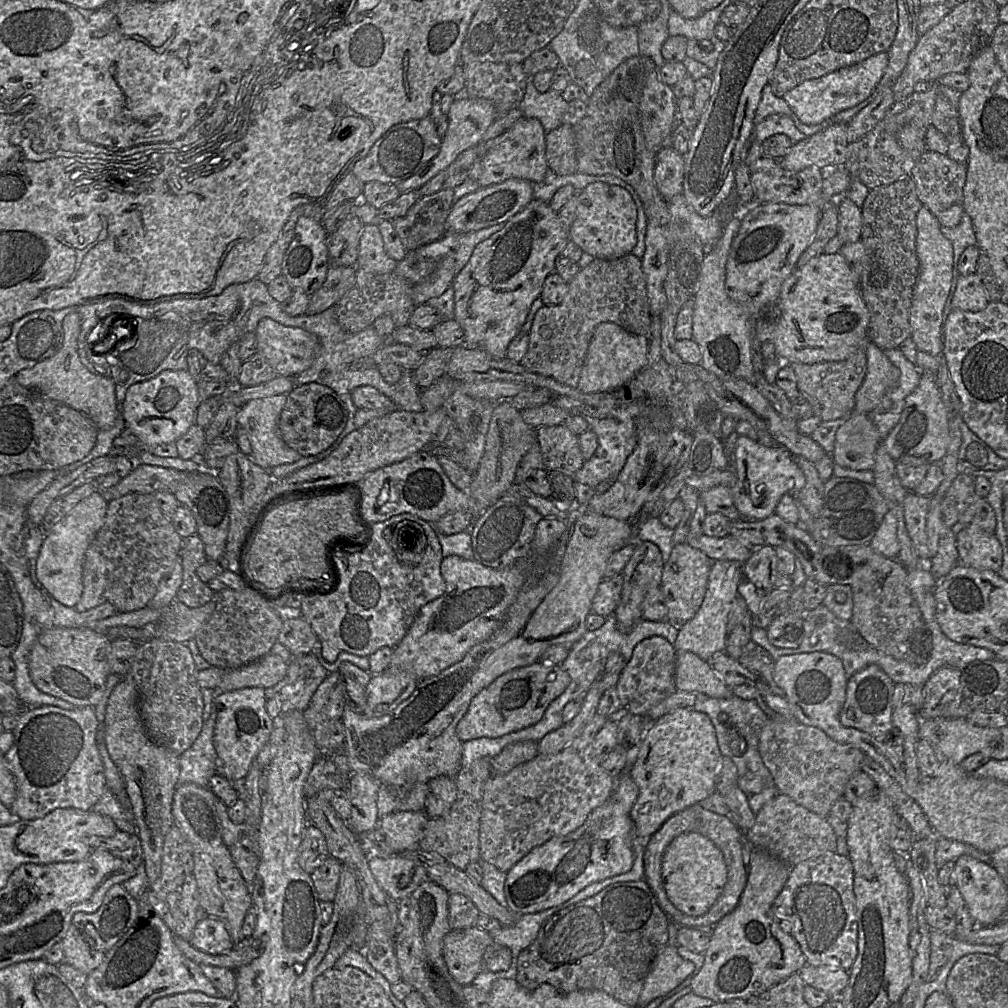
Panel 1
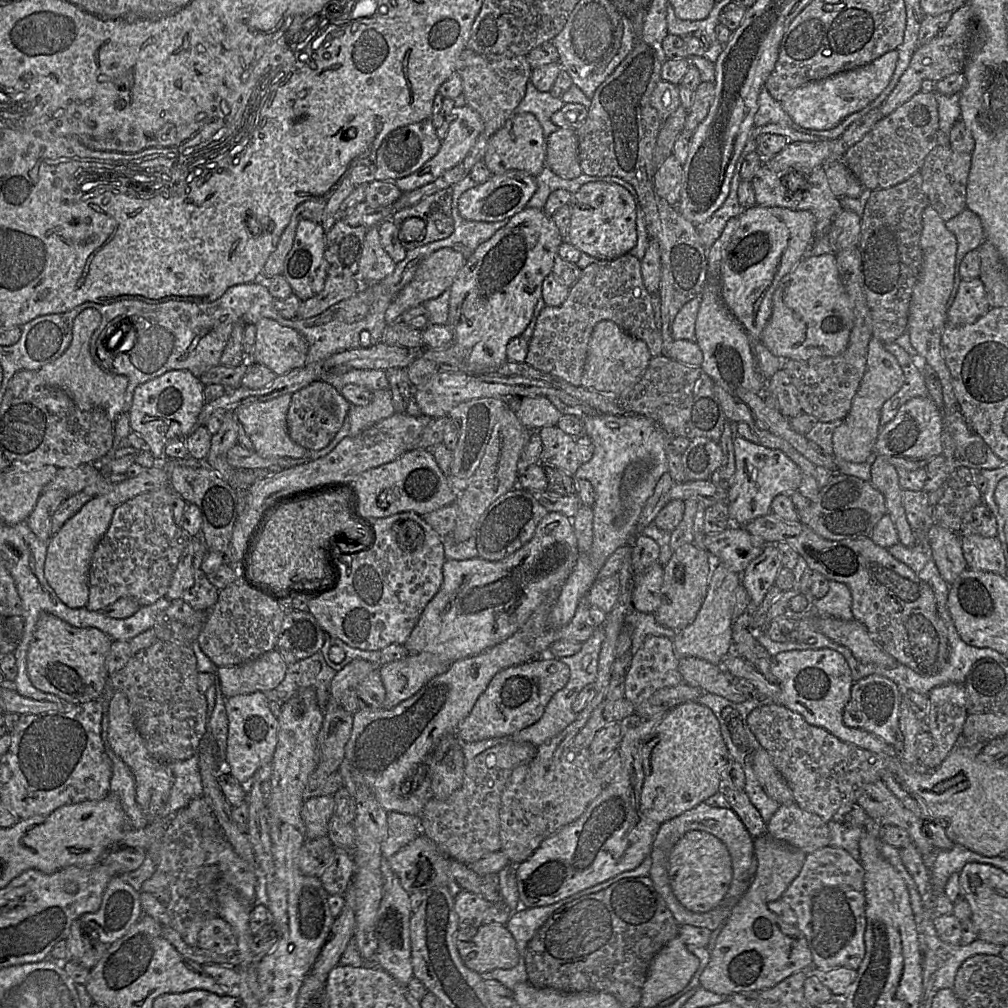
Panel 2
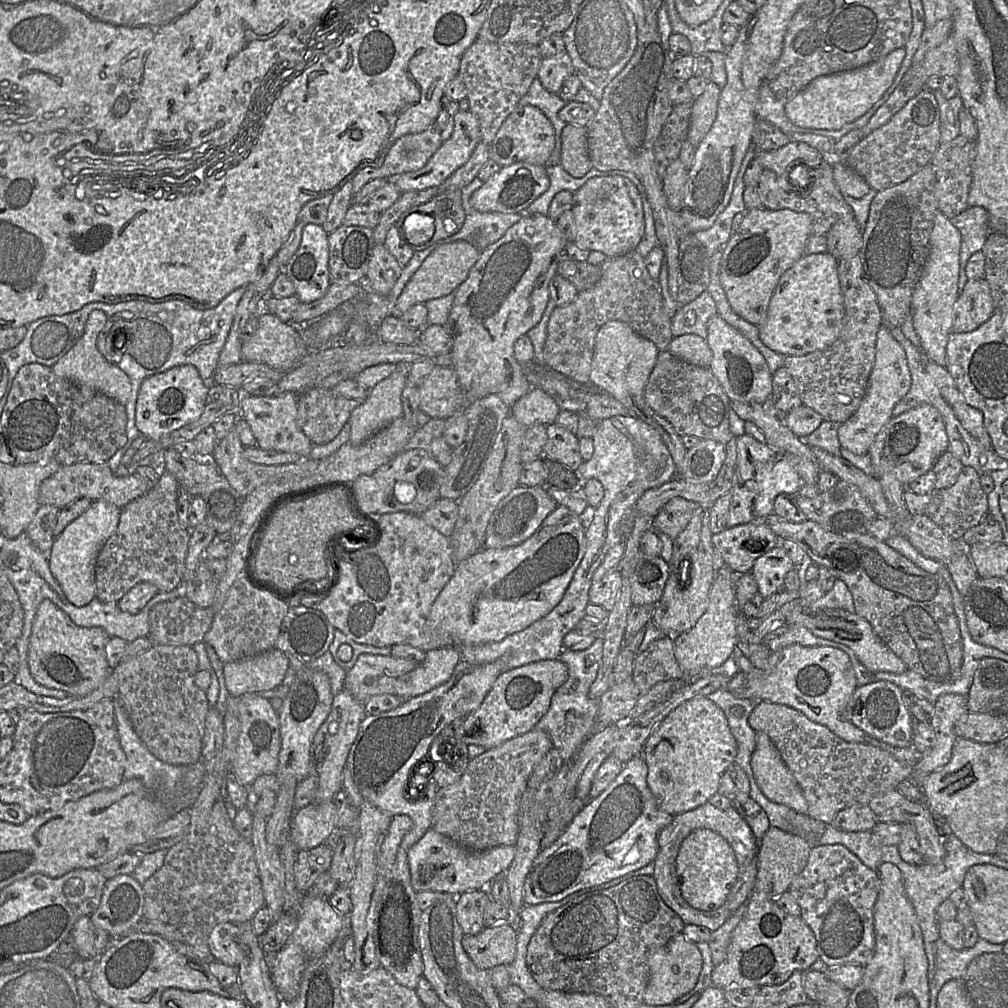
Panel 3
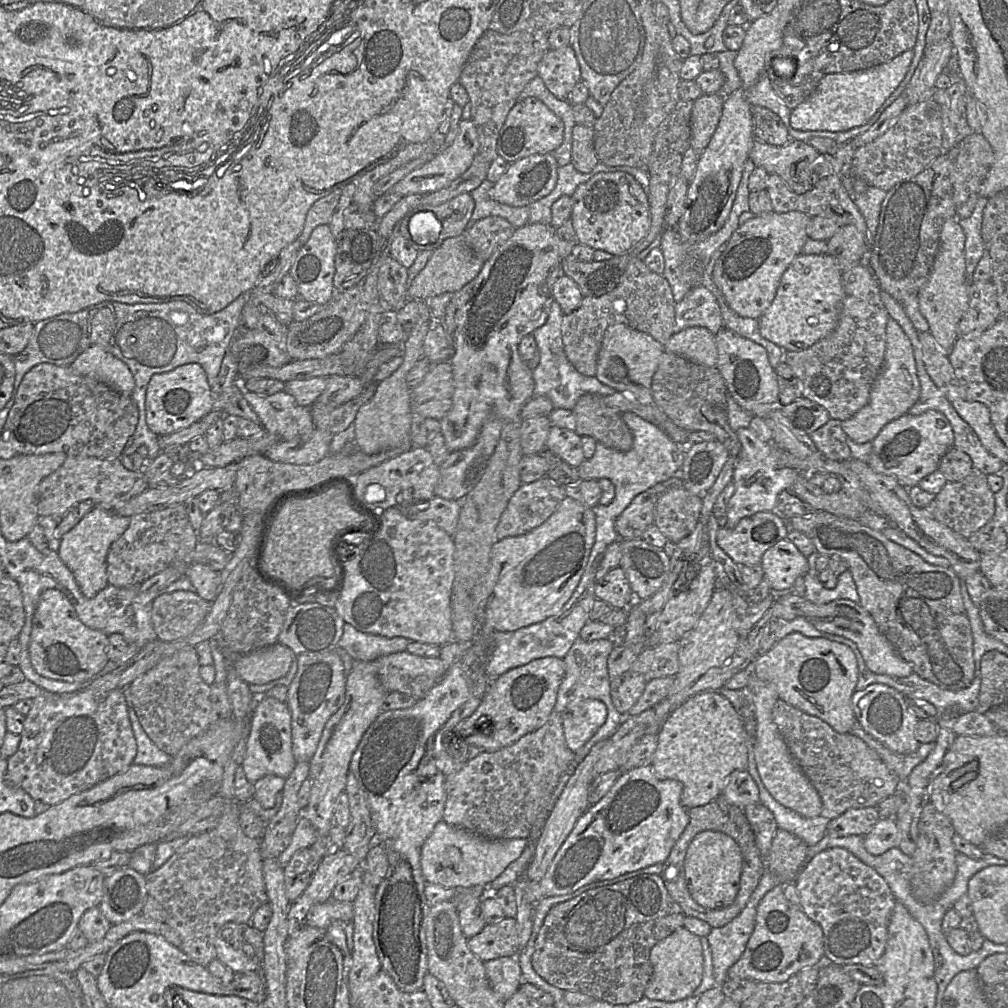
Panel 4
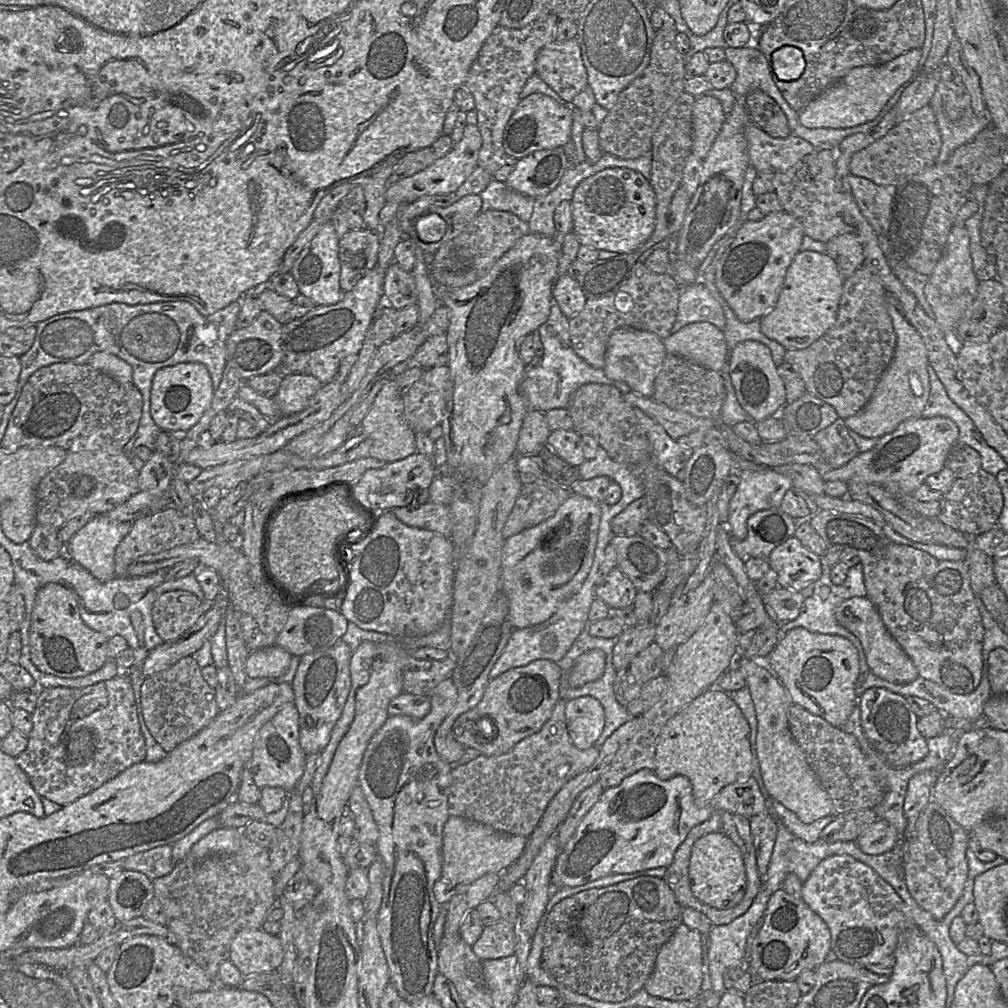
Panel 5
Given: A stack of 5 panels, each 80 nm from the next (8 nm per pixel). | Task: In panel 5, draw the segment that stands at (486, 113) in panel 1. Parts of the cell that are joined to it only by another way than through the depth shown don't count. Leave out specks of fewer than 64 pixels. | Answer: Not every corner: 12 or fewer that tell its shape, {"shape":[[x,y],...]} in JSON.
{"shape":[[481,133],[426,169],[393,184],[386,201],[411,203],[456,191],[478,166]]}

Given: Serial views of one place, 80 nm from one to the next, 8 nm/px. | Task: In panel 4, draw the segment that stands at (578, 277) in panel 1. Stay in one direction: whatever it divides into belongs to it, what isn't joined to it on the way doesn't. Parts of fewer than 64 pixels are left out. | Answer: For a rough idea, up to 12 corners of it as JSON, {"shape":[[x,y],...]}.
{"shape":[[631,255],[621,281],[563,315],[565,356],[595,376],[618,323],[665,345],[675,305],[667,279]]}

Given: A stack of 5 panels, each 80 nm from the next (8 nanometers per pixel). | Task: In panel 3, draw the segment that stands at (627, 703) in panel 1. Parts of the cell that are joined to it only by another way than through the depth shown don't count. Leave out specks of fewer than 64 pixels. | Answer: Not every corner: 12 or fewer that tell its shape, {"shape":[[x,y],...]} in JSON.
{"shape":[[674,636],[637,654],[632,679],[640,695],[660,681],[686,680]]}

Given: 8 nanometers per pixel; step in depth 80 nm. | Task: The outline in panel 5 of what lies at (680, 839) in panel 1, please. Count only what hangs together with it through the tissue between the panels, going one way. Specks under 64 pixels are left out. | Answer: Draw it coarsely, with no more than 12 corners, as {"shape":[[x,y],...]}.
{"shape":[[724,833],[693,845],[690,888],[702,903],[729,909],[747,878]]}

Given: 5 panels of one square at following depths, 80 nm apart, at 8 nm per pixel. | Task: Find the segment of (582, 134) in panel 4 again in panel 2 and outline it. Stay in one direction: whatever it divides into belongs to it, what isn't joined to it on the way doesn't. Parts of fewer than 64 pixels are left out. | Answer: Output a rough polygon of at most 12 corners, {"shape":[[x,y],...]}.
{"shape":[[575,129],[546,138],[546,166],[573,179],[582,174]]}

